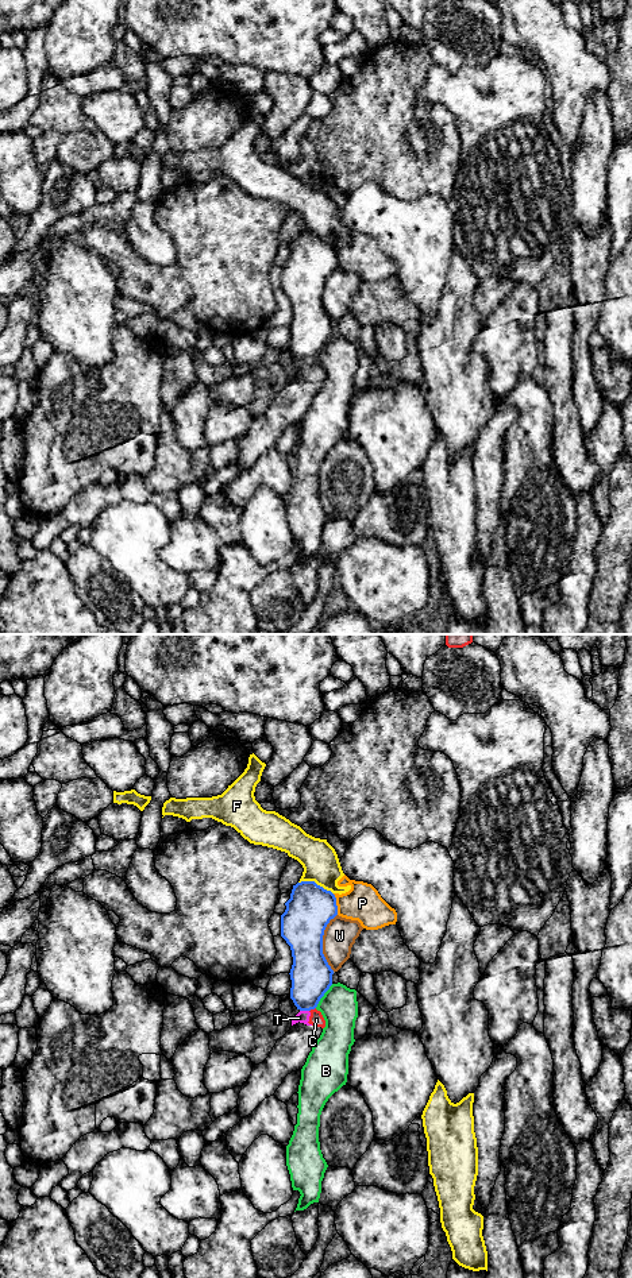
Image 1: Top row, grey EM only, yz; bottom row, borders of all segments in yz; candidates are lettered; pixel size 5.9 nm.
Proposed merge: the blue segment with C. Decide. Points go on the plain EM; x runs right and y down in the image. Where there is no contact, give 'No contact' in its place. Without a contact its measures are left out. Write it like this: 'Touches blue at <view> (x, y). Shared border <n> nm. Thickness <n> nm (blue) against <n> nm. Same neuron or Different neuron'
Touches blue at yz (312, 360). Shared border 50 nm. Thickness 240 nm (blue) against 90 nm. Different neuron

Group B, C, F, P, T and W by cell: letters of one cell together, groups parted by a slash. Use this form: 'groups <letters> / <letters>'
groups B / C T / F / P / W

